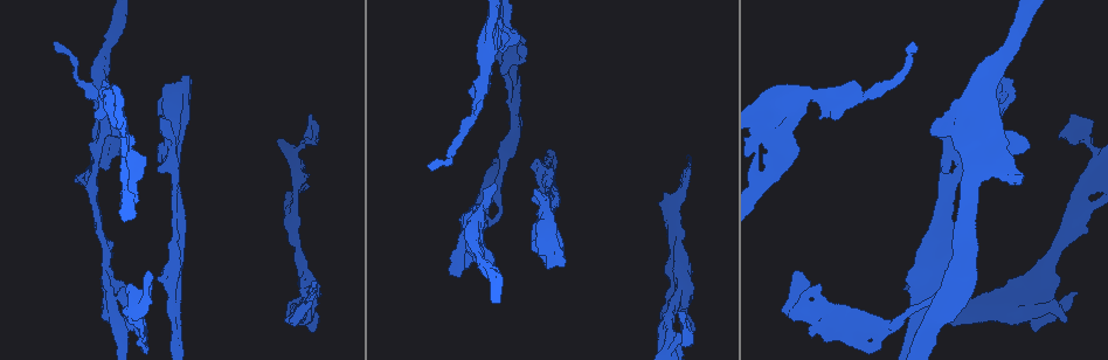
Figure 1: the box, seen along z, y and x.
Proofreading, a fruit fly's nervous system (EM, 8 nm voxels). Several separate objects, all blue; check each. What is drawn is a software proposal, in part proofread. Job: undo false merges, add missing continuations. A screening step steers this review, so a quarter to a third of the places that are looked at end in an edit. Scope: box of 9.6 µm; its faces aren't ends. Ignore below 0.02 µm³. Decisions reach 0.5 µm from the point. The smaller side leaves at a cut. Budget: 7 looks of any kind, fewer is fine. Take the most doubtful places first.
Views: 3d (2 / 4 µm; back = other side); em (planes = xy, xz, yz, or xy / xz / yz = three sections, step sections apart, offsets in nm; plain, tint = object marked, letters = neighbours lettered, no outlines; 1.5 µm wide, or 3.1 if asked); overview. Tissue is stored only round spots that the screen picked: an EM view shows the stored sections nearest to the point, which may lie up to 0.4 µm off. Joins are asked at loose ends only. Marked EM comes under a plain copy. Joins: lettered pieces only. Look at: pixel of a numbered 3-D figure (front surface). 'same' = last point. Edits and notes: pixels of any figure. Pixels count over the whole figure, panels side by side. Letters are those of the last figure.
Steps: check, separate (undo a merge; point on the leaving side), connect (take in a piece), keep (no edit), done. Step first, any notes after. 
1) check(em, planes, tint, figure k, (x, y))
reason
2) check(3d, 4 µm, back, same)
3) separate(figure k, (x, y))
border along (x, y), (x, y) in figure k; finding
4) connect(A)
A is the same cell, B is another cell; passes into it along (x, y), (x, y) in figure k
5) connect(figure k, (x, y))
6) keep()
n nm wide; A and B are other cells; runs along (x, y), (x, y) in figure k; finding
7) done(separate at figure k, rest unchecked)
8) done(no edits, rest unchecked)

check(3d, 2 µm, figure 1, (689, 158))
tapers out

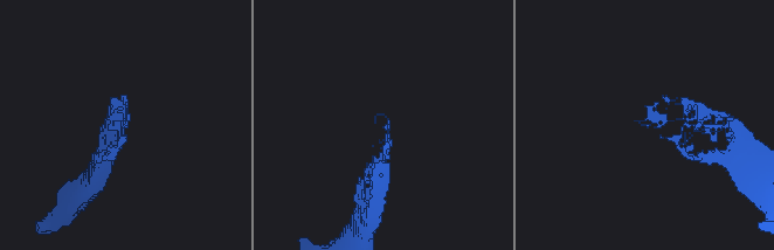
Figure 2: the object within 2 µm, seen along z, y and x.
check(em, yz, step 4, tint, figure 2, (125, 115))

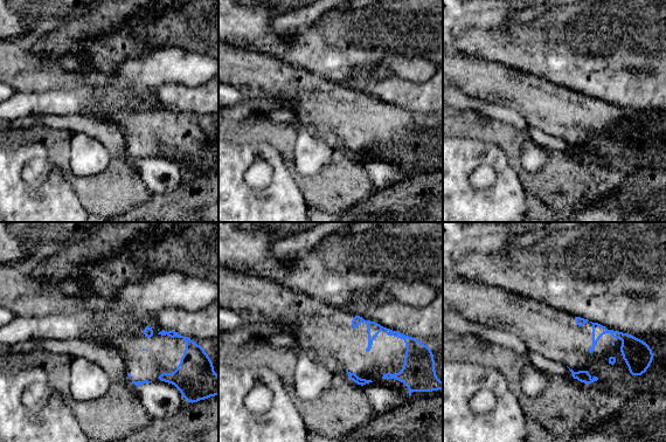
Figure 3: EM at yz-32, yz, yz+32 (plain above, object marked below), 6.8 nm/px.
check(em, planes, letters, same)

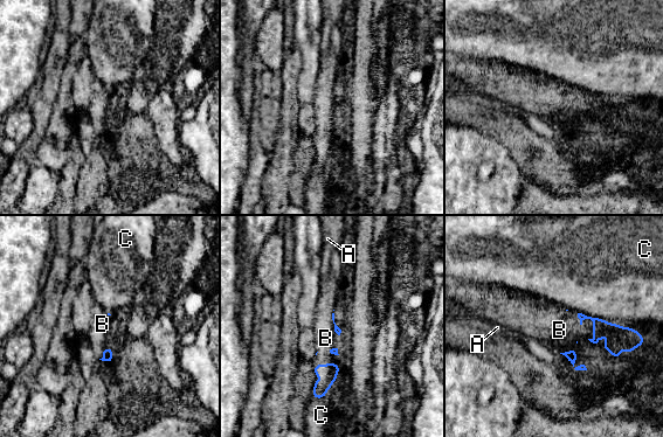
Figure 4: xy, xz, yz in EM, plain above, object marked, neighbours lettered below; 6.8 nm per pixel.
connect(B)
B is the same cell, A and C are other cells; passes into it along (601, 327), (592, 320), (559, 330) in figure 4; the neuron continues

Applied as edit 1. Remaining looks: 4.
check(overview)
redraw

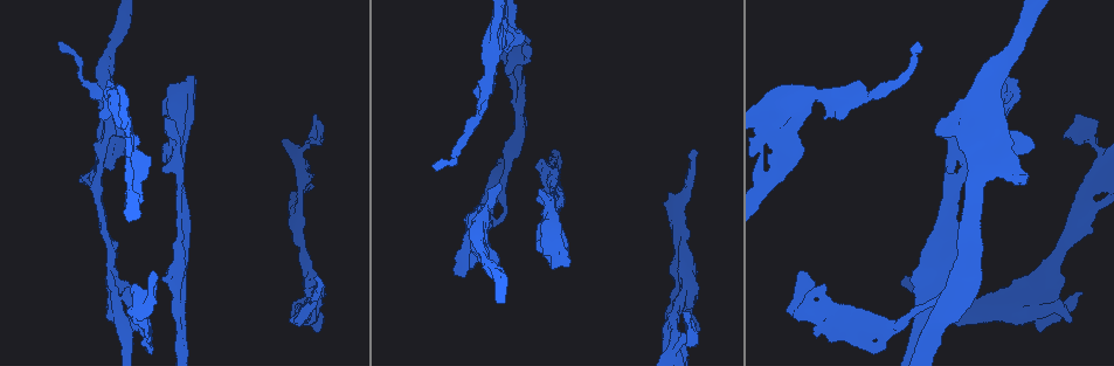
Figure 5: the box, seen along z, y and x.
check(em, planes, letters, figure 5, (860, 347))
free end

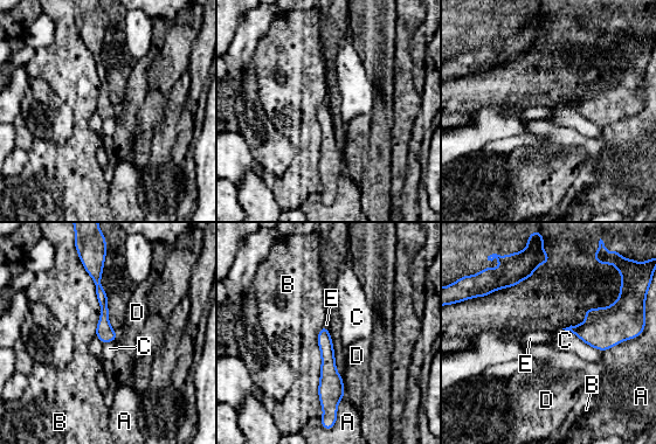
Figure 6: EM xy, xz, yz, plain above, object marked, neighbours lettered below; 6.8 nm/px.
keep()
B touches over 650 nm; A, B, C, D and E are other cells; border along (325, 324), (317, 339), (323, 415) in figure 6; no lettered piece goes on from it

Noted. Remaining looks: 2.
check(em, planes, letters, figure 5, (948, 113))
touches itself

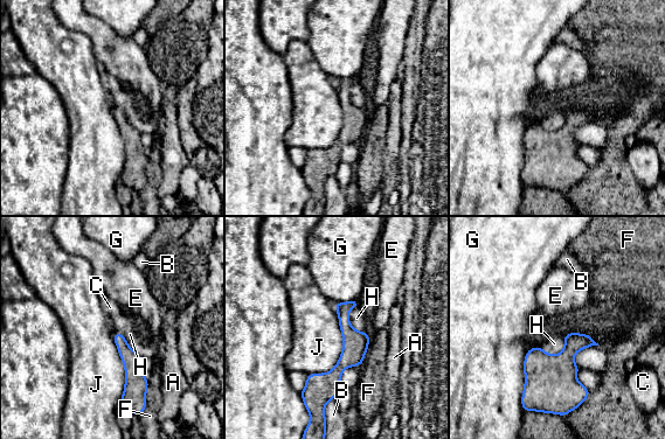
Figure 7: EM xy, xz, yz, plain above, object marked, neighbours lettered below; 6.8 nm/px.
keep()
A, B, C, E, F, G, H and J are other cells; runs along (354, 302), (345, 311), (348, 357), (311, 391) in figure 7; continuous, no second neuron

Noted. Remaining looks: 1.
done(connect at figure 4, rest unchecked)

